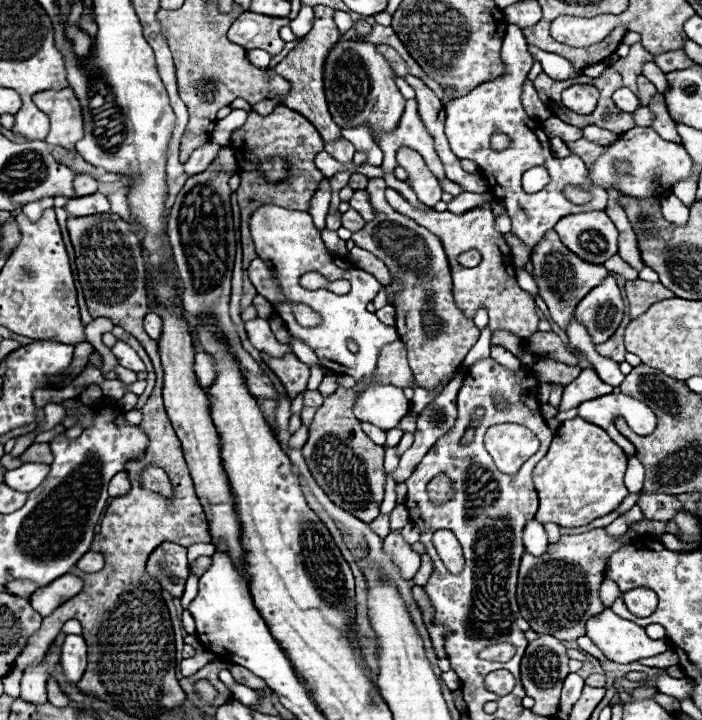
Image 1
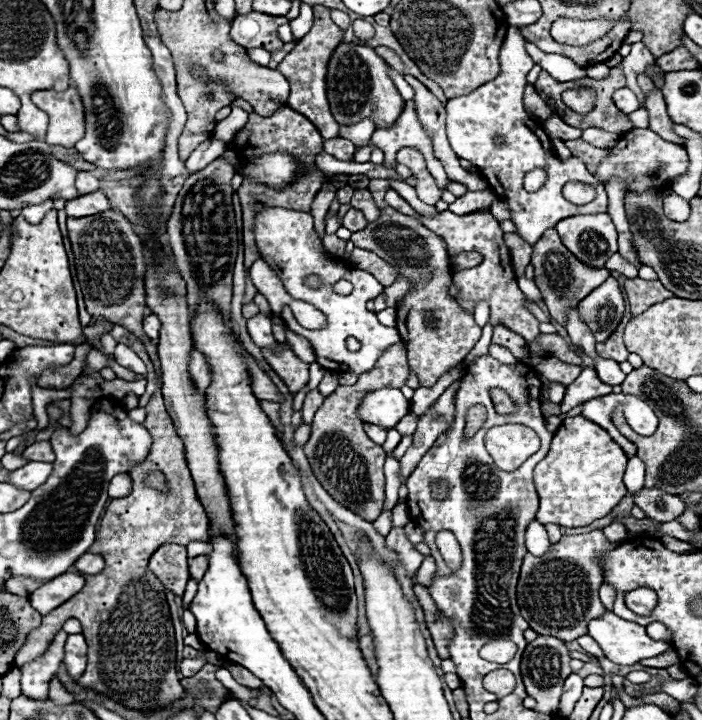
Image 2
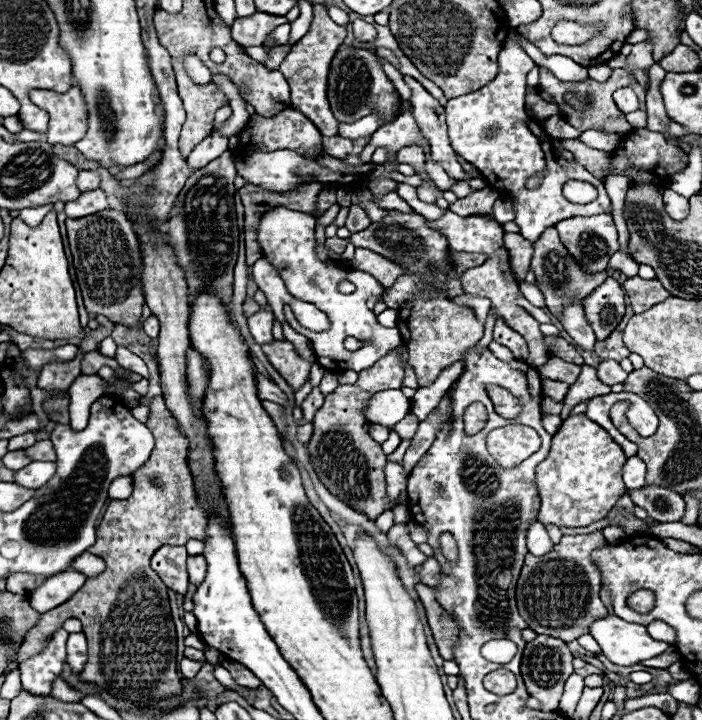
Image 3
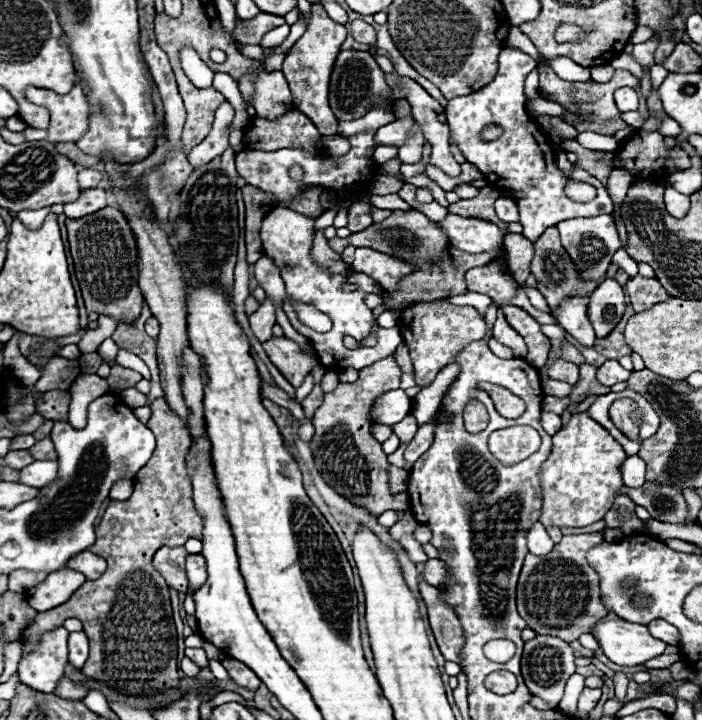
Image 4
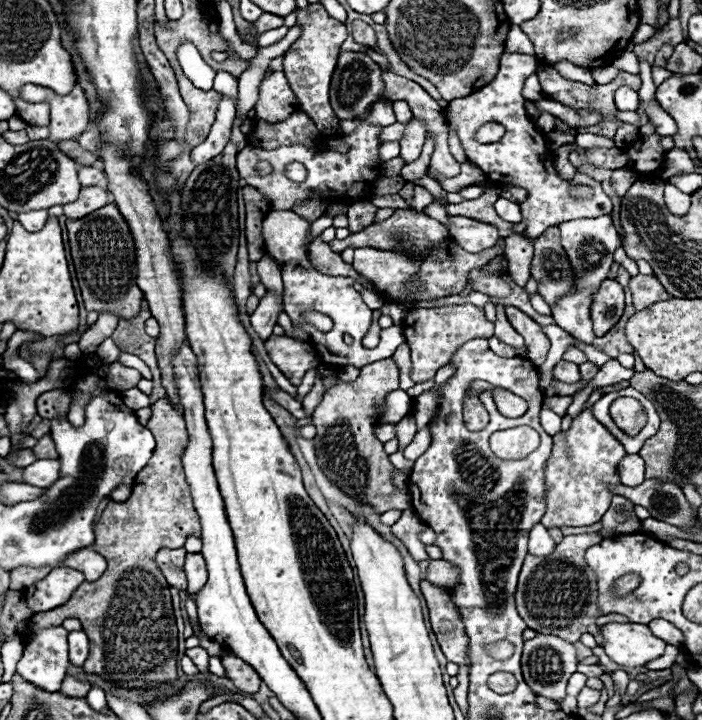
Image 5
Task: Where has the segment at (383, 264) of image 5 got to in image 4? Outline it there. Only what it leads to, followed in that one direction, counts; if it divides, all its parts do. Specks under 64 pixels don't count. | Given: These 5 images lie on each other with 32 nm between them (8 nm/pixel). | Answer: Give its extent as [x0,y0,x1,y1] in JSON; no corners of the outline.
[352,248,414,290]

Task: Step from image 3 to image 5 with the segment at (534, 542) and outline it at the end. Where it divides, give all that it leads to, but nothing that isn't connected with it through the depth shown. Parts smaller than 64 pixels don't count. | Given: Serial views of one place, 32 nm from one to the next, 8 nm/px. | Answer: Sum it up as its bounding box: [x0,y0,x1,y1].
[528,524,556,556]

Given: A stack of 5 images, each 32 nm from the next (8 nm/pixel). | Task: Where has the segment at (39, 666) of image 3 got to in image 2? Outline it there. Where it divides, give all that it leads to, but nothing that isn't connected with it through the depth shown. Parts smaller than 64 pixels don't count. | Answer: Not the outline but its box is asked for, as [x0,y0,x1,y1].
[22,632,66,700]

